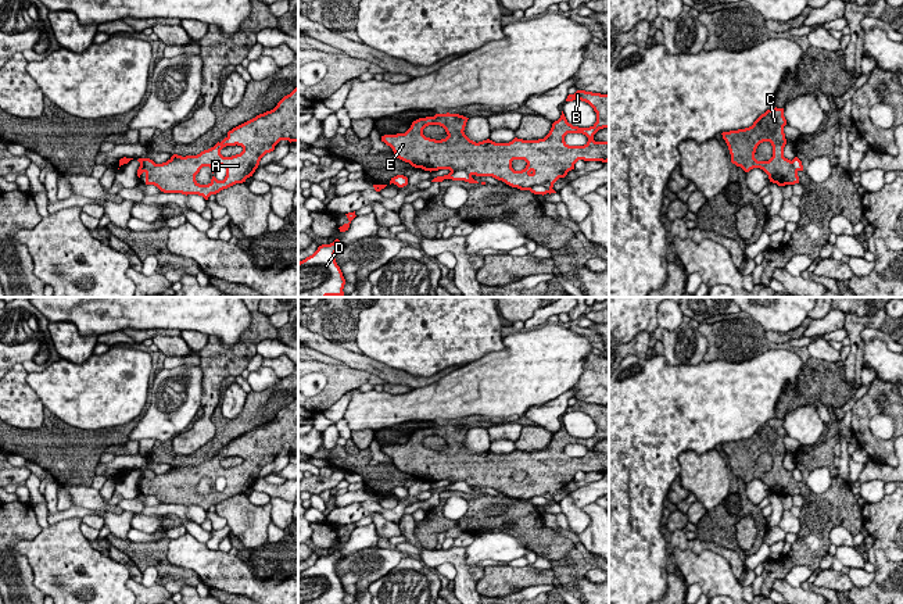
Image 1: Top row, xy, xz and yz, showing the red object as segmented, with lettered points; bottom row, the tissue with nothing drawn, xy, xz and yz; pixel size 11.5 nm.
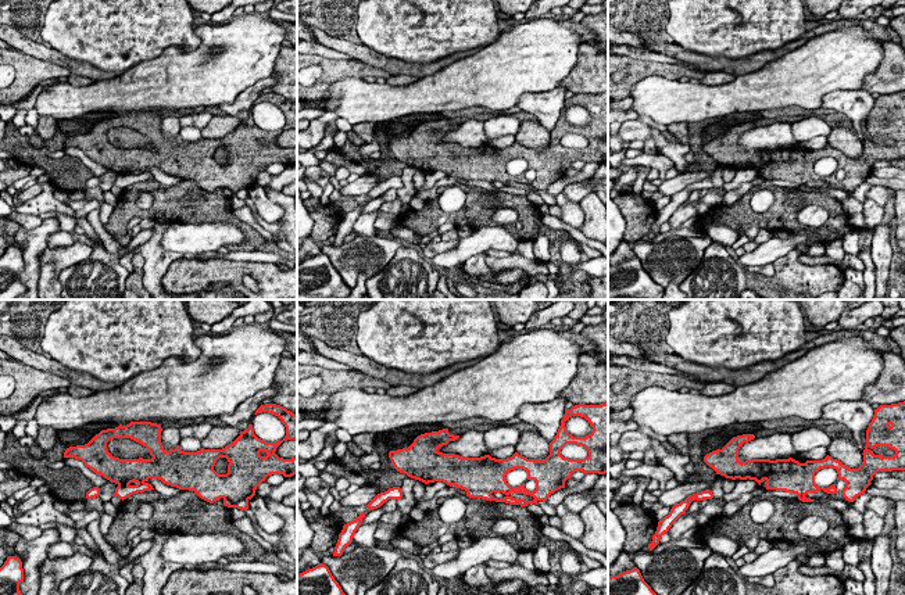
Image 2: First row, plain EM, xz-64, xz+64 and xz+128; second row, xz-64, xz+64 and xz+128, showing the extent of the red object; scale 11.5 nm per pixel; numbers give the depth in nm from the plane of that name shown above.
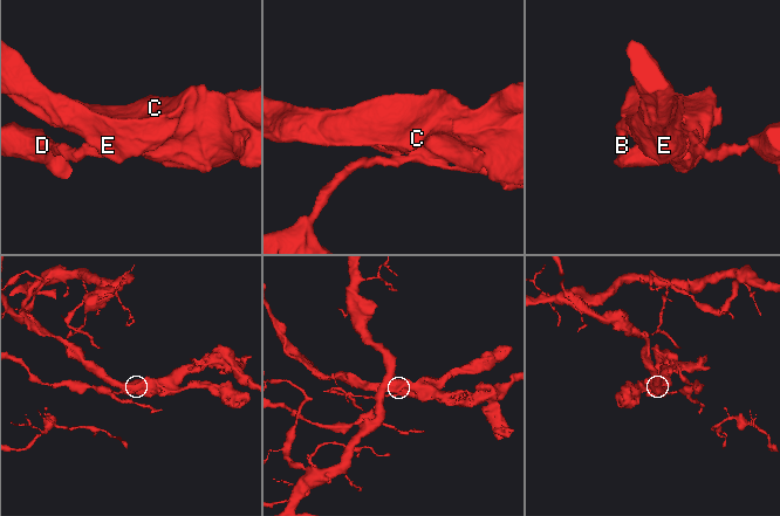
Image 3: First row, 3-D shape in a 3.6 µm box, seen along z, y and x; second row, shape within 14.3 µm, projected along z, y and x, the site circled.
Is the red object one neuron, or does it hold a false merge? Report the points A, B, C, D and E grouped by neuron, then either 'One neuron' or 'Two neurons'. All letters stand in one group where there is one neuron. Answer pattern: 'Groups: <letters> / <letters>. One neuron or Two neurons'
Groups: A B C E / D. Two neurons

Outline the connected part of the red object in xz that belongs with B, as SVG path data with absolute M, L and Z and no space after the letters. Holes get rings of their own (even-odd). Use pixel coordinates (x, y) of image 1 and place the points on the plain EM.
M577 401L566 410L573 411L585 412L594 419L596 433L592 437L573 437L562 422L544 450L515 448L509 454L487 450L476 454L463 443L469 429L447 423L419 429L405 444L384 446L381 453L393 460L397 469L424 482L466 482L470 487L492 487L512 498L541 496L552 500L559 489L574 480L578 471L609 472L609 453L594 451L599 440L609 439L609 405ZM429 436L442 437L448 447L441 451L426 448L423 440ZM567 444L583 444L588 453L569 457L565 453ZM513 471L524 471L526 479L515 482Z

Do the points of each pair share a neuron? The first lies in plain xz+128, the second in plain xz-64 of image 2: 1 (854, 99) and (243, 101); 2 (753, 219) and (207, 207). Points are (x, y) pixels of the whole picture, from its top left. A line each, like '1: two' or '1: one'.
1: one
2: one

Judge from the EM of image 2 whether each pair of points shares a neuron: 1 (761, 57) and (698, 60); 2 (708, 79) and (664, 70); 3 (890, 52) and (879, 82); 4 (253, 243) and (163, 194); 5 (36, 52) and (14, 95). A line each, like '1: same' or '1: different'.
1: same
2: different
3: same
4: same
5: different

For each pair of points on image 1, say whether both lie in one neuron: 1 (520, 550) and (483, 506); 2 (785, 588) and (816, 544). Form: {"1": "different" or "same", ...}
{"1": "different", "2": "different"}

